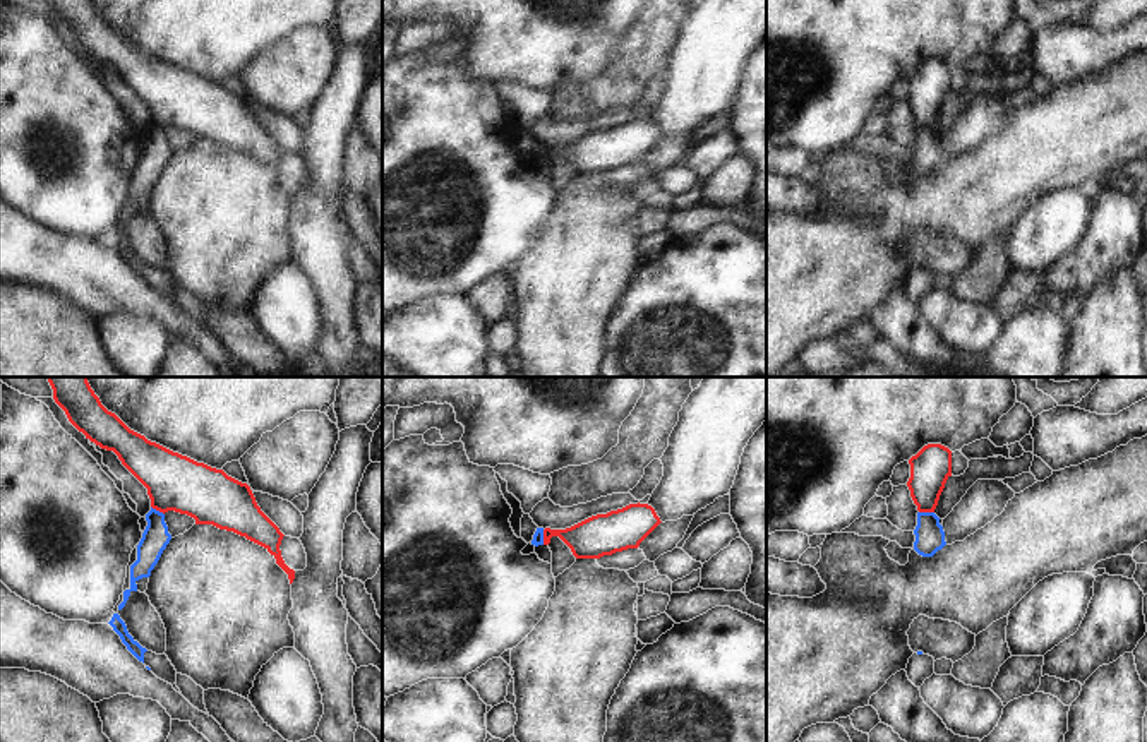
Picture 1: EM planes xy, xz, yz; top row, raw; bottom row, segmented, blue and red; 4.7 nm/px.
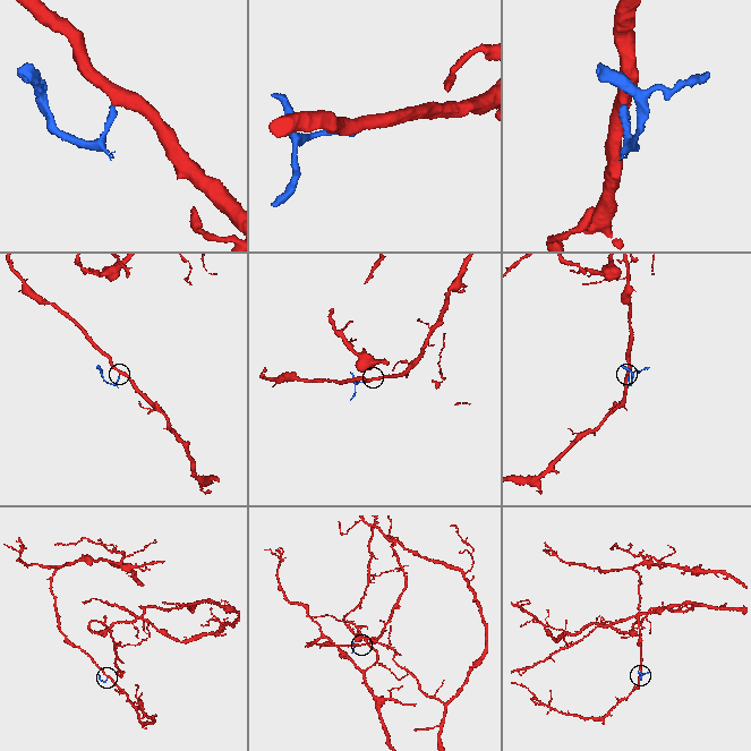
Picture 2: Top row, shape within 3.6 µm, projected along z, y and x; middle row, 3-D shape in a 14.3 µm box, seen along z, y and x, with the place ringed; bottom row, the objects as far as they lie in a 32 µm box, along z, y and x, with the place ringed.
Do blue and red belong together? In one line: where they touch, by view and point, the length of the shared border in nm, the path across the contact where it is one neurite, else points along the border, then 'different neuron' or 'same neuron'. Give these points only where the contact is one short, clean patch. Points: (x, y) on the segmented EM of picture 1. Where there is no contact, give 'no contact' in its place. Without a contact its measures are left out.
contact yz (926, 513); length 70 nm; border yz (919, 511), (933, 513); different neuron

